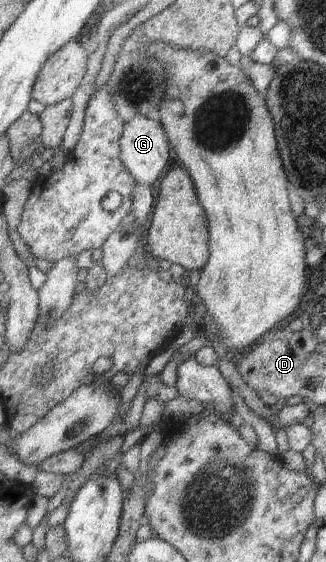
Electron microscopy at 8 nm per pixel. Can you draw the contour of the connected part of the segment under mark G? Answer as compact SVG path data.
M145 115L135 116L126 124L120 147L122 148L122 161L139 183L153 186L169 170L173 148L167 140L167 131L156 119Z

